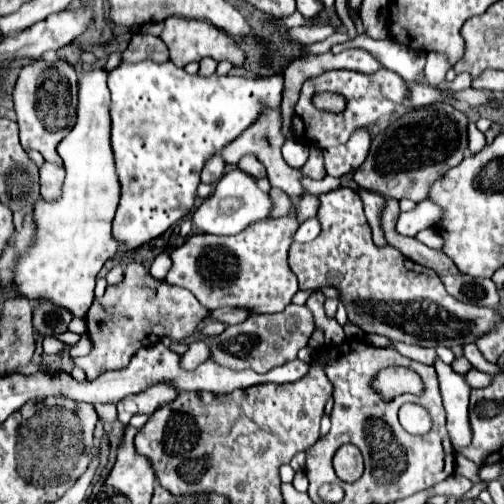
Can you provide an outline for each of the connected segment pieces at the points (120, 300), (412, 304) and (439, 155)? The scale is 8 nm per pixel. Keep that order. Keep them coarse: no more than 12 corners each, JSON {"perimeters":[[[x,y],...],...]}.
{"perimeters":[[[131,261],[85,315],[95,379],[209,317],[193,293]],[[353,189],[319,195],[293,243],[301,289],[333,285],[365,333],[455,347],[503,317],[377,249]],[[407,113],[371,141],[359,189],[425,201],[459,165],[467,117]]]}

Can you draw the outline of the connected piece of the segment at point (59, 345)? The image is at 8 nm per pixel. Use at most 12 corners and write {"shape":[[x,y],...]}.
{"shape":[[52,336],[45,337],[42,346],[47,355],[58,354],[66,347]]}

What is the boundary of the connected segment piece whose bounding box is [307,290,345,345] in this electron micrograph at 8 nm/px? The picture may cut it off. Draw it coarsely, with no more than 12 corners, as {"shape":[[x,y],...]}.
{"shape":[[315,290],[307,300],[315,325],[325,331],[327,345],[345,341],[343,327],[325,315],[322,293],[316,305]]}

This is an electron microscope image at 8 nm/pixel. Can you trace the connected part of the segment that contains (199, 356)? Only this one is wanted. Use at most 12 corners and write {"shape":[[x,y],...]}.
{"shape":[[195,341],[183,355],[183,367],[195,369],[211,355],[207,341]]}

